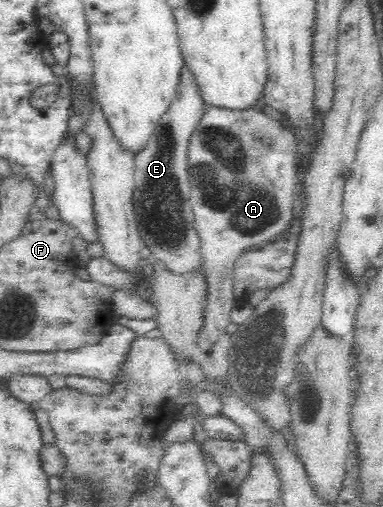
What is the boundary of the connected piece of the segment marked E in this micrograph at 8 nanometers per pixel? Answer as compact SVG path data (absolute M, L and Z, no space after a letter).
M186 64L181 69L179 87L176 88L176 95L169 104L167 111L163 112L159 122L155 124L153 133L149 139L143 142L143 149L134 153L134 185L132 210L138 225L138 232L145 245L152 251L151 260L161 262L175 272L195 271L202 267L202 257L199 253L200 239L194 228L193 210L191 205L191 187L188 181L188 152L190 140L195 129L203 118L210 105L199 93L191 70Z

